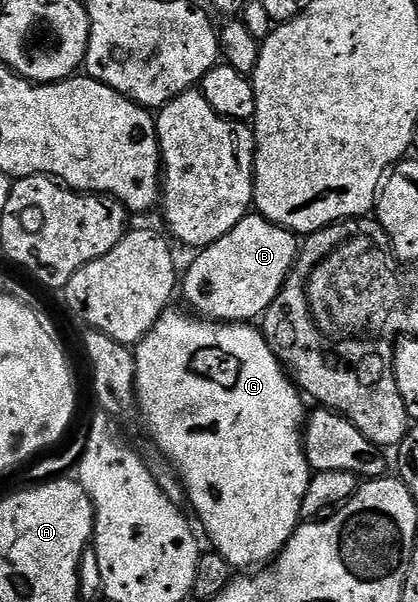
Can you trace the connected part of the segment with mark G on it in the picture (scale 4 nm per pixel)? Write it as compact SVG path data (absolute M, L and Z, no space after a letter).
M177 307L167 309L160 315L160 319L152 327L150 334L144 340L139 341L134 349L136 409L139 414L142 412L142 417L146 420L146 429L150 432L155 447L167 457L163 458L169 462L174 472L177 473L178 480L186 488L186 501L194 508L194 513L198 516L197 524L204 527L213 552L220 554L229 563L231 570L250 571L273 561L302 521L304 491L308 491L308 483L312 476L303 445L304 422L308 413L307 410L302 410L303 394L290 380L282 364L278 362L278 356L270 349L261 328L250 323L207 321L197 315L186 313L181 313Z

